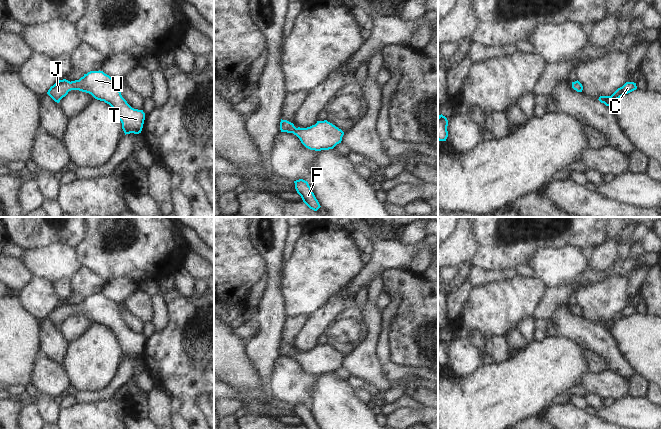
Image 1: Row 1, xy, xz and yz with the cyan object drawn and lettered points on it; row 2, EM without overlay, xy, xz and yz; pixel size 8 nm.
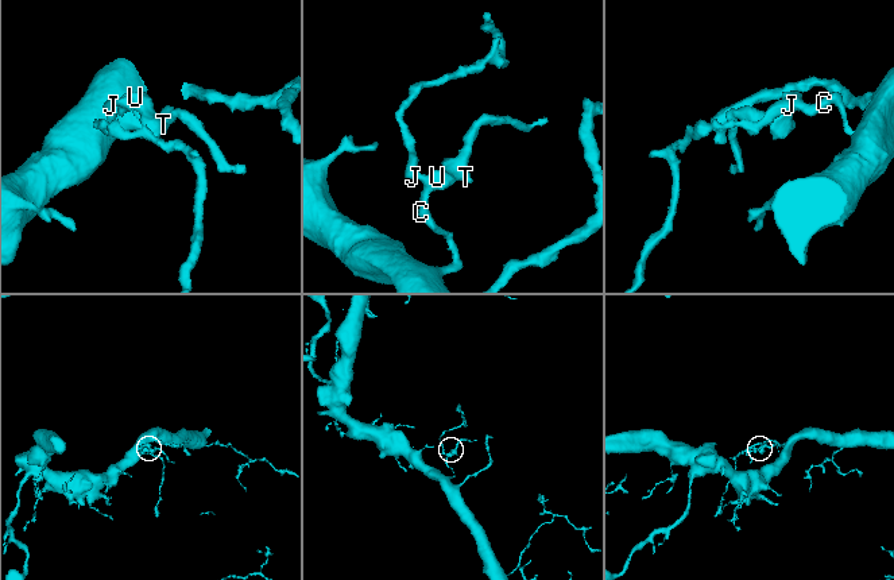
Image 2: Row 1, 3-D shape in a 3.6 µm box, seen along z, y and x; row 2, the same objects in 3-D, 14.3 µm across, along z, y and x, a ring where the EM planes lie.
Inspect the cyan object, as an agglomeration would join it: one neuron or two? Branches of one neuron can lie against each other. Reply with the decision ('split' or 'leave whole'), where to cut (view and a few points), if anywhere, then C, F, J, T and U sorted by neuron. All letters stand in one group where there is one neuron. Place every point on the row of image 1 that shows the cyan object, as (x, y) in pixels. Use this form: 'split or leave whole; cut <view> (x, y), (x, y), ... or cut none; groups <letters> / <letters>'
leave whole; cut none; groups C F J T U

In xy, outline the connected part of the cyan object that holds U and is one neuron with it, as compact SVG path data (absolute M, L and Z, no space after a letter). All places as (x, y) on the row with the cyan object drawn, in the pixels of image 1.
M90 71L79 80L59 80L50 87L47 94L57 103L69 91L79 90L91 94L95 99L109 104L118 115L122 129L126 134L139 134L142 131L145 113L143 110L132 108L122 97L118 81L105 74L103 71Z

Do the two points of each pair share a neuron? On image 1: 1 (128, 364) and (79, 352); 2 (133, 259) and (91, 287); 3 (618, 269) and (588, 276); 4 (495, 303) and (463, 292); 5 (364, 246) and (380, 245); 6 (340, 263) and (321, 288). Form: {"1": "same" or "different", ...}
{"1": "different", "2": "different", "3": "same", "4": "different", "5": "different", "6": "same"}

